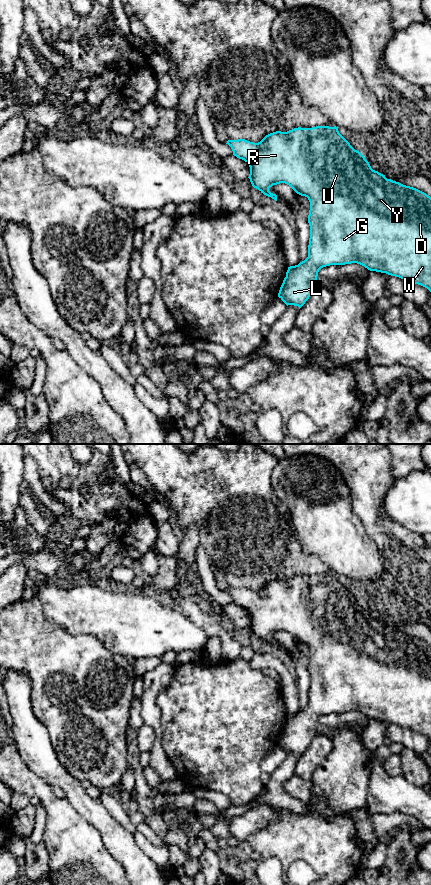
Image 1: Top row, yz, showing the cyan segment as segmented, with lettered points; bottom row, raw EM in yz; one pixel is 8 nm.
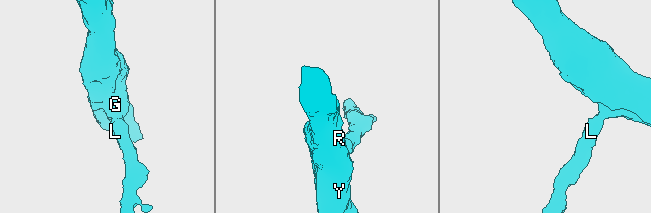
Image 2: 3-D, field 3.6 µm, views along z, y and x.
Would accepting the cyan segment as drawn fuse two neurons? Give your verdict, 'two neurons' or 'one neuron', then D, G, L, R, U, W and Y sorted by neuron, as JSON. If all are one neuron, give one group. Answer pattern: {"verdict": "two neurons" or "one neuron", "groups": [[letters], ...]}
{"verdict": "one neuron", "groups": [["D", "G", "L", "R", "U", "W", "Y"]]}

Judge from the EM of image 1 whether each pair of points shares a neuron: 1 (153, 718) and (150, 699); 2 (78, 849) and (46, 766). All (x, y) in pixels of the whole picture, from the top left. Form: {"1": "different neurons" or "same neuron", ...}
{"1": "same neuron", "2": "different neurons"}

